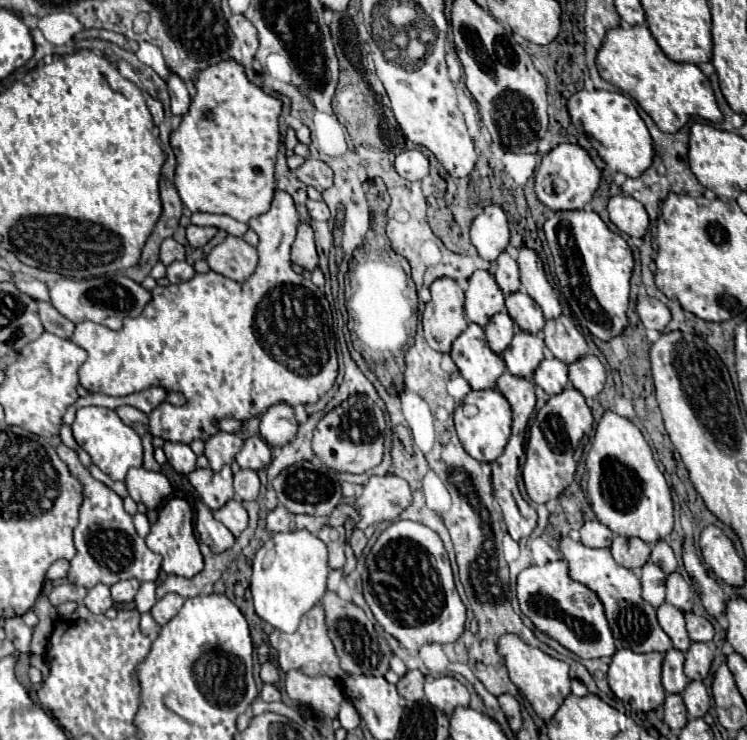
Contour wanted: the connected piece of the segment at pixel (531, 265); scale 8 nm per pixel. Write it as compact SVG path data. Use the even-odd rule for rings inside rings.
M519 249L519 269L521 269L521 285L525 293L543 309L545 319L557 319L561 315L561 305L557 293L549 285L545 277L543 263L533 249Z

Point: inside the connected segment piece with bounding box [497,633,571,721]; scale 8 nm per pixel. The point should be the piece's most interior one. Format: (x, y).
(544, 681)

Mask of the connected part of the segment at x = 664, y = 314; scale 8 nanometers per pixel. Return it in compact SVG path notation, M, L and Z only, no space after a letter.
M643 297L637 301L637 313L643 321L643 325L647 329L655 329L655 331L663 331L667 327L667 323L671 321L671 313L669 309L657 301L655 297Z

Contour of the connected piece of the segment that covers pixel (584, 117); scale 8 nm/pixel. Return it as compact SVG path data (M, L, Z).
M577 91L567 101L567 111L571 121L581 125L587 133L593 148L611 171L619 171L627 177L639 177L653 161L653 139L639 117L633 101L623 93L611 91Z

